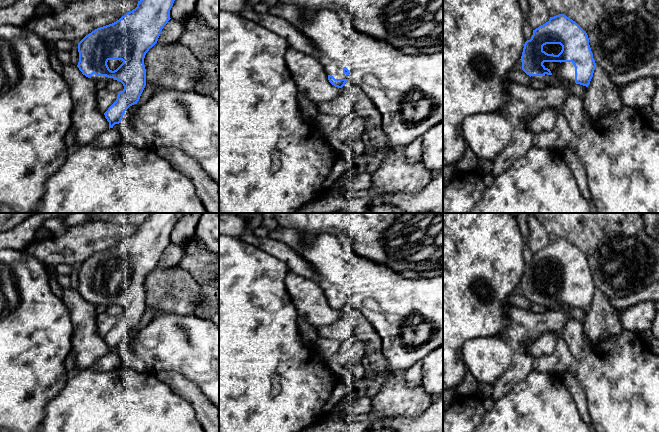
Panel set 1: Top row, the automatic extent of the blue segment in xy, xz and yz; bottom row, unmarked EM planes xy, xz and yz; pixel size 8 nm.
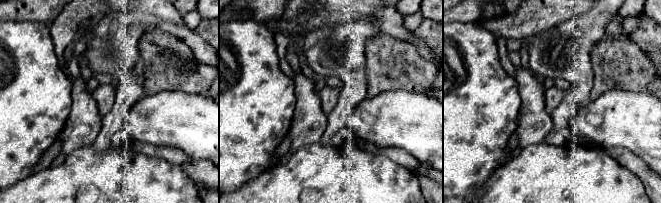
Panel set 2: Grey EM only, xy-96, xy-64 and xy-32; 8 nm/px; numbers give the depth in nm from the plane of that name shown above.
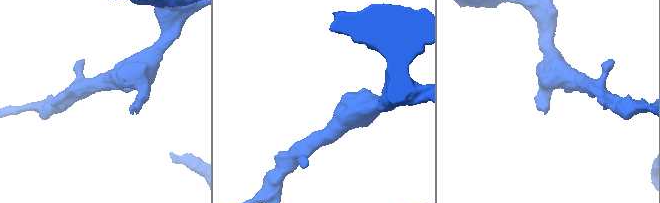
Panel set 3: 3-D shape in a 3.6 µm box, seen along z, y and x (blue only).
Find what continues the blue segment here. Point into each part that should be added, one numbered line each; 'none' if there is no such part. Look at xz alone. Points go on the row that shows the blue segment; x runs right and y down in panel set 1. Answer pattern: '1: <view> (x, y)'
1: xz (333, 68)

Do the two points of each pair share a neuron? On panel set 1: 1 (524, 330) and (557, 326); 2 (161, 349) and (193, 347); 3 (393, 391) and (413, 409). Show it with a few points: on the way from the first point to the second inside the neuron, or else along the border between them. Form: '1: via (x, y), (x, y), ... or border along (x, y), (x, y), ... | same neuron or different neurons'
1: via (532, 326), (549, 326) | same neuron
2: via (169, 347), (185, 347) | same neuron
3: via (398, 396), (408, 404) | same neuron

